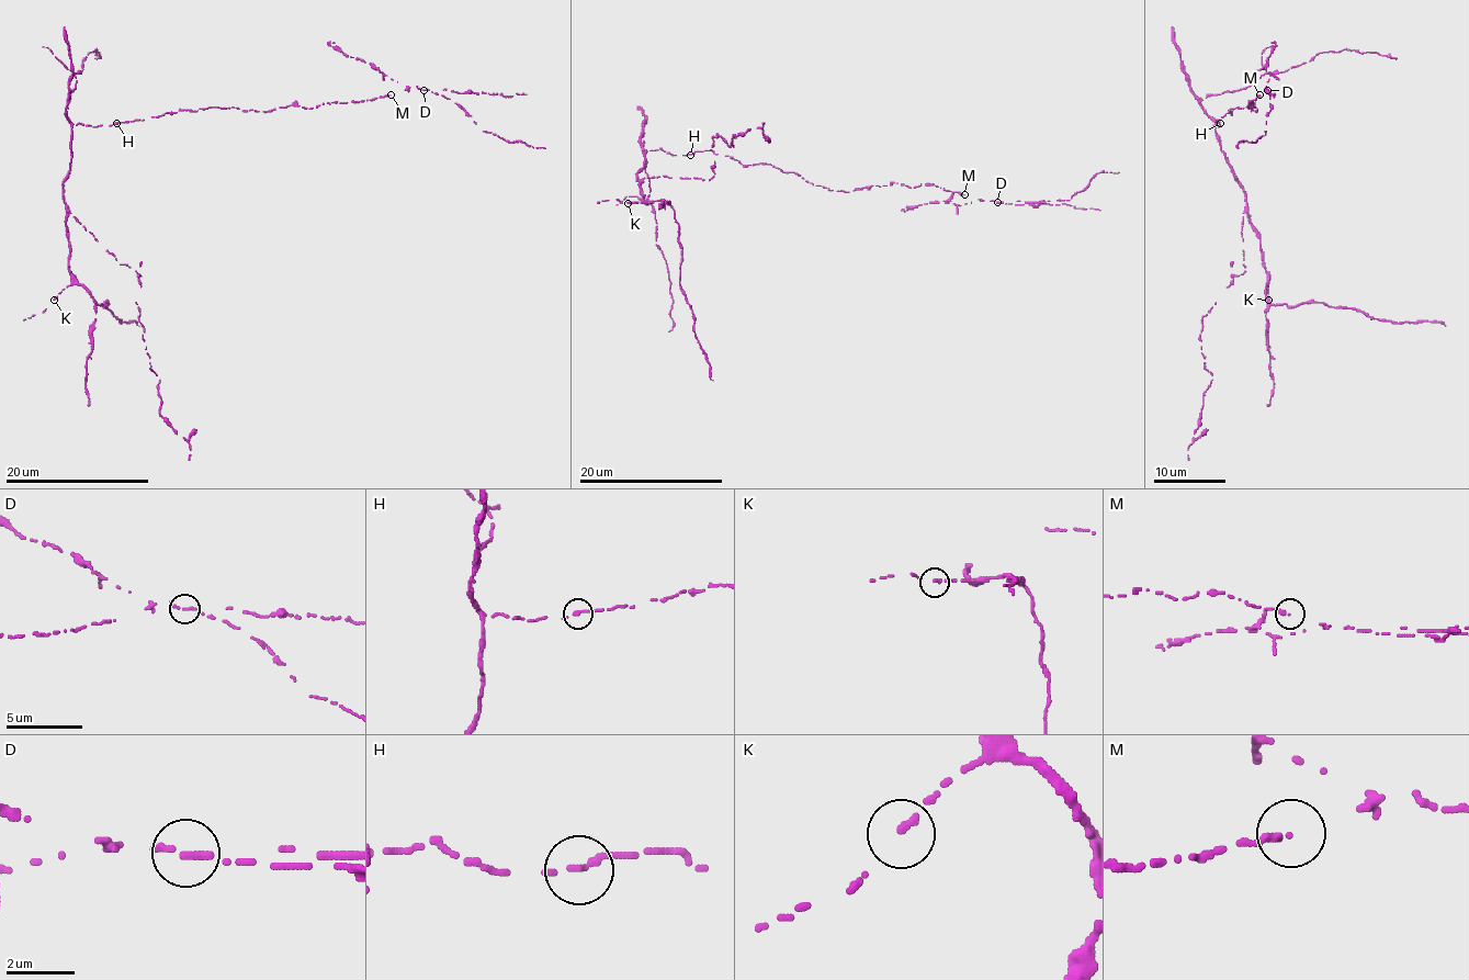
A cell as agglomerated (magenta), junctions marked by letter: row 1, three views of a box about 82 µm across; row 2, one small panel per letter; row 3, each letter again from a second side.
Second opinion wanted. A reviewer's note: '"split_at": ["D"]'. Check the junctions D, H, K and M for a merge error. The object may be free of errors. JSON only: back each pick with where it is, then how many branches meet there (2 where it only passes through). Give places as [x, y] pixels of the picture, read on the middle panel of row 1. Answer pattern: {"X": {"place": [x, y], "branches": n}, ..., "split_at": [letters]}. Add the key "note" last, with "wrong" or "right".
{"D": {"place": [997, 202], "branches": 1}, "split_at": ["D"], "note": "right"}

